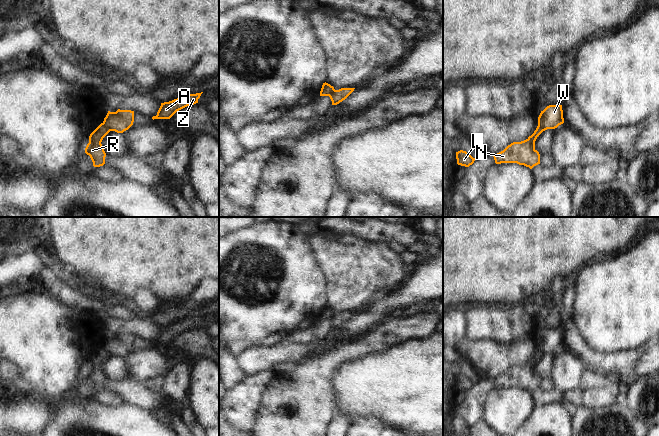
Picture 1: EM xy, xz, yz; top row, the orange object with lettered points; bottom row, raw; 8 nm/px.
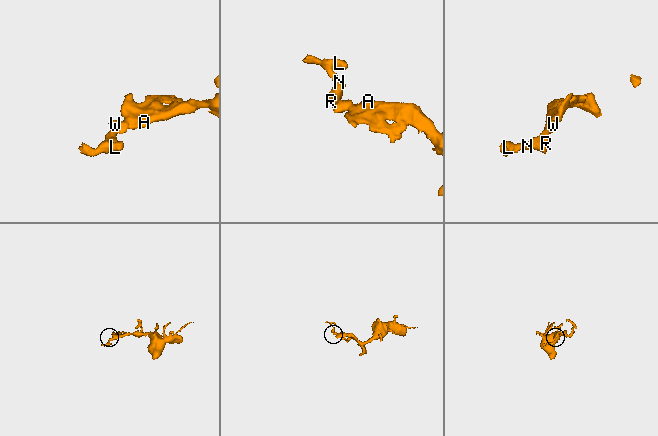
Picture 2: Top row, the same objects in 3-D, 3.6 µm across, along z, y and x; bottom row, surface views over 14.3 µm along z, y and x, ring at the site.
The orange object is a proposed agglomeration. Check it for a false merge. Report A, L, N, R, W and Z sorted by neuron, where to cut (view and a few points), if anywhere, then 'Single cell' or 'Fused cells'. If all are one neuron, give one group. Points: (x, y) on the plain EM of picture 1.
Groups: A W Z / L N R. Split along xy (102, 347), (110, 354). Fused cells.

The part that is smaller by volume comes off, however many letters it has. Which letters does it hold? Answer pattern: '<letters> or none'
L, N, R

